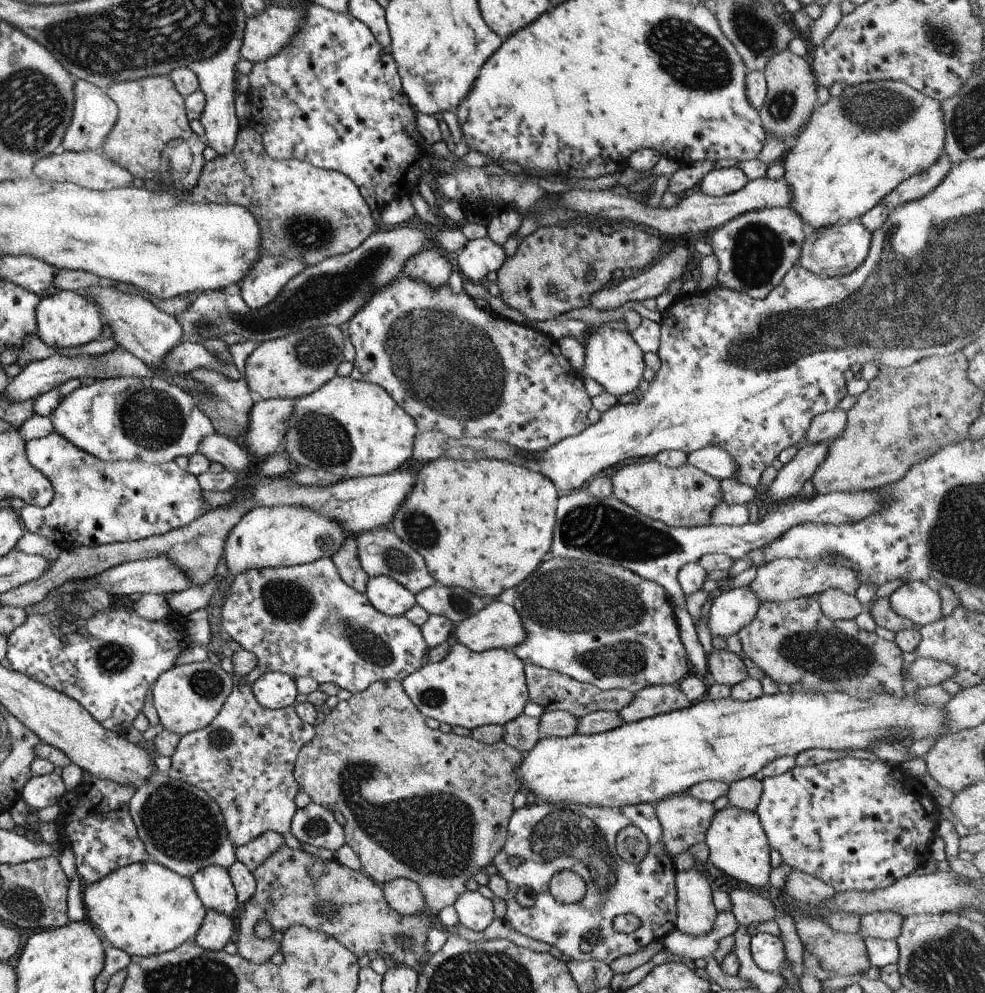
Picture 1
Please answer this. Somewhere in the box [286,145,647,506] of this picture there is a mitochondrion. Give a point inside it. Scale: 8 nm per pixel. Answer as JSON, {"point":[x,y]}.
{"point":[443,360]}

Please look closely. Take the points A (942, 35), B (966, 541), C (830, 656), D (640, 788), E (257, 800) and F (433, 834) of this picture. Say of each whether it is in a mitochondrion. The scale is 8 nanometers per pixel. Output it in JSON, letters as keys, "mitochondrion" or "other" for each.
{"A":"mitochondrion","B":"mitochondrion","C":"mitochondrion","D":"other","E":"other","F":"mitochondrion"}

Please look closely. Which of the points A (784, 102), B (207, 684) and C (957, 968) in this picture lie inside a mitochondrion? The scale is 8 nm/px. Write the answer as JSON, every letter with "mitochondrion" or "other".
{"A":"mitochondrion","B":"mitochondrion","C":"mitochondrion"}

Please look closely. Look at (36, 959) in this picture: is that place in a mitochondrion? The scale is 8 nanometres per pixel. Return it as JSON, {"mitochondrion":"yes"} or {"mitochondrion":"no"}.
{"mitochondrion":"no"}

